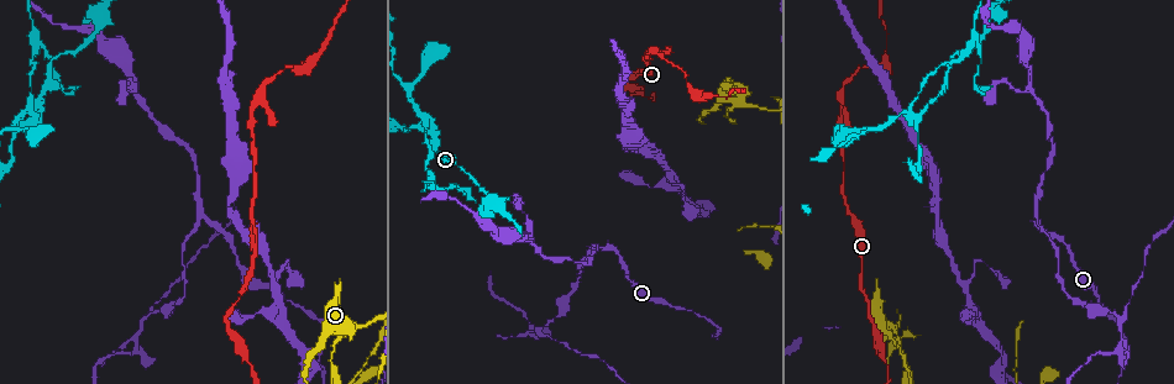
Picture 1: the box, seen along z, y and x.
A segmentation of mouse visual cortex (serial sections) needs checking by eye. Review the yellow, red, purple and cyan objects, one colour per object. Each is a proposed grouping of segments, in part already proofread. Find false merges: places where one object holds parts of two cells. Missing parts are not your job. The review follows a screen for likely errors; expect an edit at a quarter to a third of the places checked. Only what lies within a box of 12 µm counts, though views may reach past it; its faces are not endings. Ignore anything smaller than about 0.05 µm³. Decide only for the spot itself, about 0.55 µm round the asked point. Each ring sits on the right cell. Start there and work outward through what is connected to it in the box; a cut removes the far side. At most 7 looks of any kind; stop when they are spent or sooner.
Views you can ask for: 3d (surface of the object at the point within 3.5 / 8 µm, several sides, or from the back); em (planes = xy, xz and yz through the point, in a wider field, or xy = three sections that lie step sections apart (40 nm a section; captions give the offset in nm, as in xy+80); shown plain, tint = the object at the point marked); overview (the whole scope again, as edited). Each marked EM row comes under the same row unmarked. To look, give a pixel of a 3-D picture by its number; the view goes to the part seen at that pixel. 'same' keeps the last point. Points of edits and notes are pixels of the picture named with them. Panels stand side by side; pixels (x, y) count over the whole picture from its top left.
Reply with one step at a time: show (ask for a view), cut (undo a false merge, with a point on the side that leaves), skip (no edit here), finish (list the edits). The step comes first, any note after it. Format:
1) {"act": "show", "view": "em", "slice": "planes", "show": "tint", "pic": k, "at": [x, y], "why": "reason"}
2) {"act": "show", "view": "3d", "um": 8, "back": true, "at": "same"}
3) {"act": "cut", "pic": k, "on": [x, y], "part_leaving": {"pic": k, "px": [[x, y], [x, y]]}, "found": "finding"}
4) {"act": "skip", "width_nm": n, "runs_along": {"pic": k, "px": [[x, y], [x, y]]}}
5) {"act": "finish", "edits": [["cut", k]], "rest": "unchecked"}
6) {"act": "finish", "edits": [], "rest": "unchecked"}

{"act": "show", "view": "3d", "um": 3.5, "pic": 1, "at": [731, 108], "why": "calibre changes"}

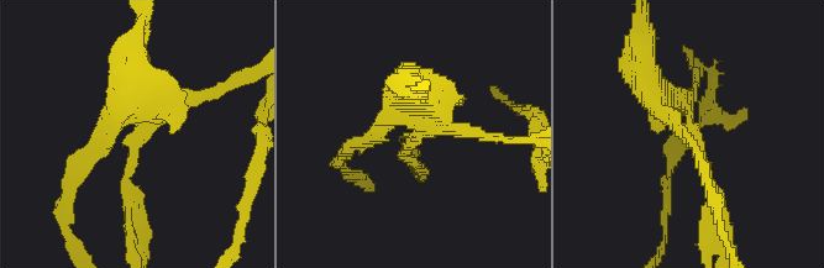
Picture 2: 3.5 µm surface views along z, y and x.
{"act": "show", "view": "em", "slice": "xy", "step": 2, "show": "tint", "pic": 2, "at": [140, 137], "arm_widths_nm": [100, 350], "why": "need the tissue"}

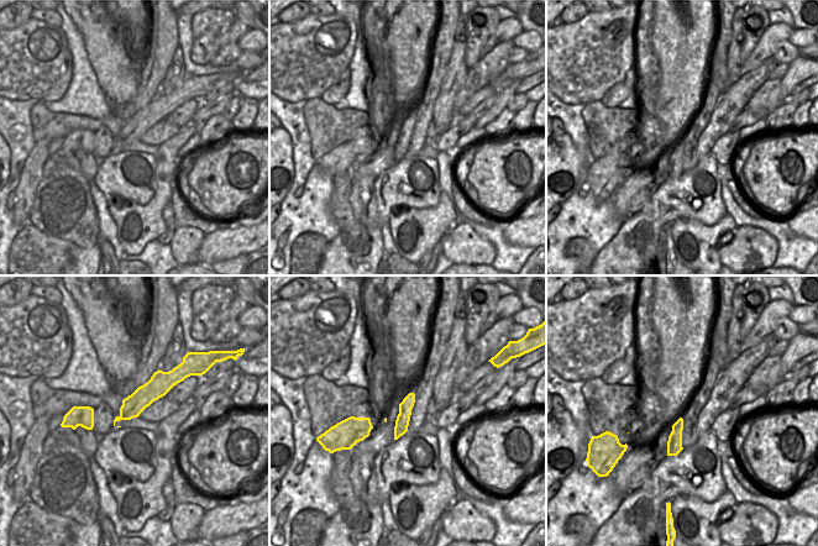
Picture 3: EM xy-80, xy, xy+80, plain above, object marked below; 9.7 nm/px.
{"act": "show", "view": "em", "slice": "xy", "step": 3, "show": "tint", "at": "same", "why": "another direction"}

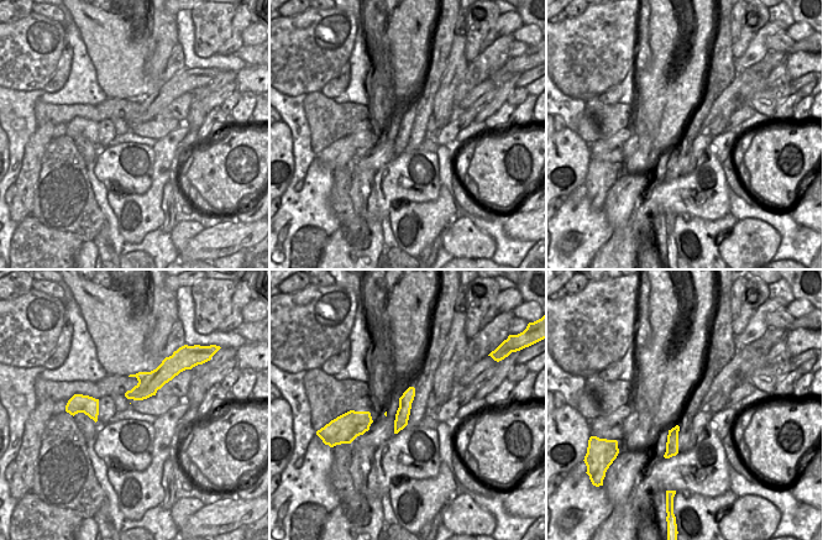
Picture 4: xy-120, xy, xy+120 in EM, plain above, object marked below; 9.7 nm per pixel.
{"act": "cut", "pic": 2, "on": [220, 92], "part_leaving": {"pic": 2, "px": [[151, 124], [127, 173], [140, 214]]}, "found": "a second cell is stuck on"}

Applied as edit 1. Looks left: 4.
{"act": "show", "view": "3d", "um": 3.5, "pic": 1, "at": [202, 218], "why": "arms part here"}

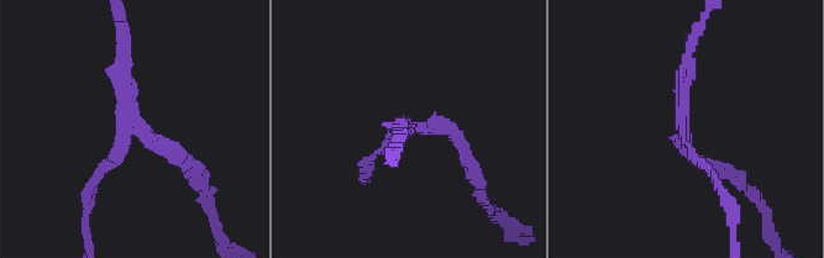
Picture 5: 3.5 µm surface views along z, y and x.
{"act": "show", "view": "em", "slice": "xy", "step": 1, "show": "tint", "pic": 5, "at": [136, 126], "why": "now the EM"}

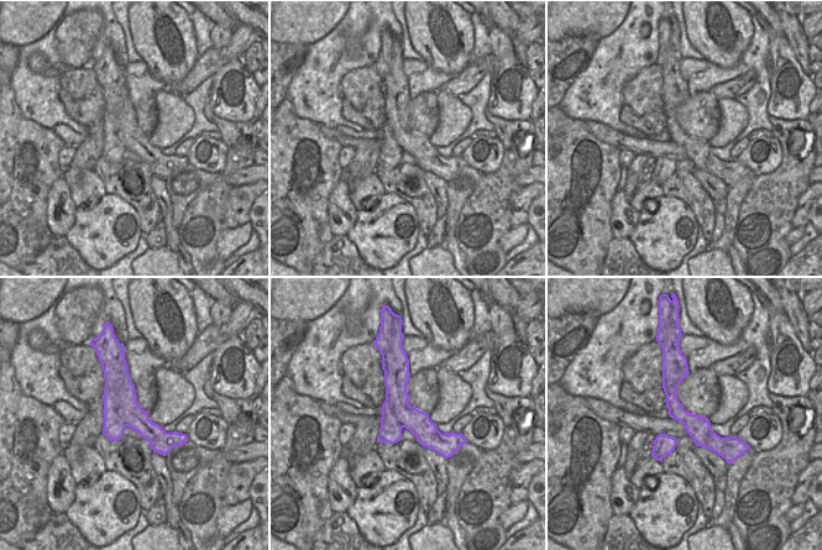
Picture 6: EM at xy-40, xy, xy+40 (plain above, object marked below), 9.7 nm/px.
{"act": "skip", "width_nm": 320, "runs_along": {"pic": 5, "px": [[189, 164], [125, 115], [125, 47]]}, "found": "all the same cell"}

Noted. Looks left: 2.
{"act": "show", "view": "3d", "um": 3.5, "pic": 1, "at": [578, 275], "why": "a narrow waist"}

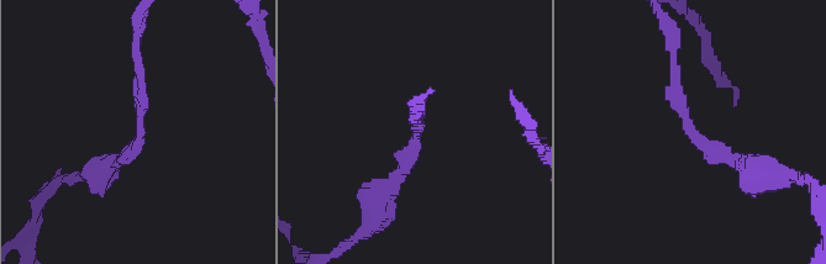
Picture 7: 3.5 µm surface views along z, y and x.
{"act": "show", "view": "em", "slice": "planes", "show": "tint", "pic": 7, "at": [416, 133], "arm_widths_nm": [150, 200], "why": "now the EM"}

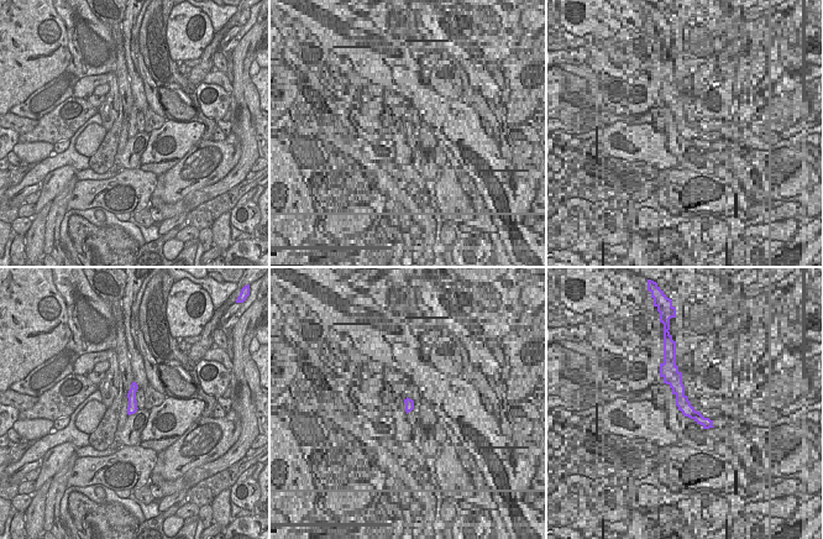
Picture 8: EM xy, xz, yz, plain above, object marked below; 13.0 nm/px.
{"act": "skip", "width_nm": 130, "runs_along": {"pic": 7, "px": [[669, 46], [692, 132], [748, 163]]}, "found": "continuous, no second cell"}

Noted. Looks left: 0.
{"act": "finish", "edits": [["cut", 2]], "rest": "unchecked"}

